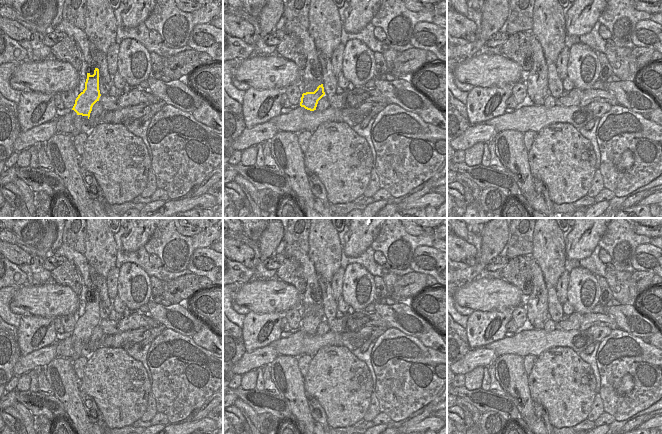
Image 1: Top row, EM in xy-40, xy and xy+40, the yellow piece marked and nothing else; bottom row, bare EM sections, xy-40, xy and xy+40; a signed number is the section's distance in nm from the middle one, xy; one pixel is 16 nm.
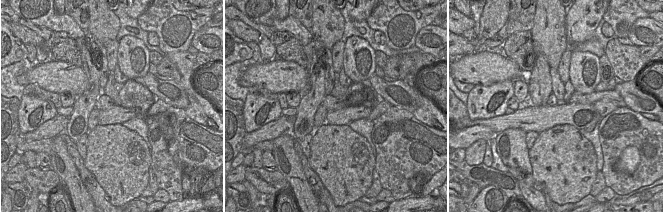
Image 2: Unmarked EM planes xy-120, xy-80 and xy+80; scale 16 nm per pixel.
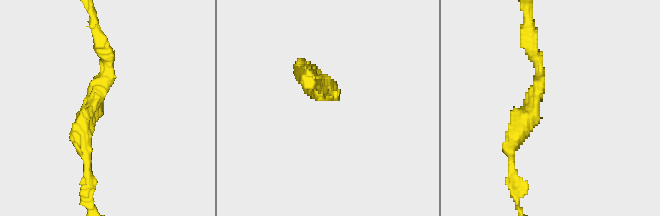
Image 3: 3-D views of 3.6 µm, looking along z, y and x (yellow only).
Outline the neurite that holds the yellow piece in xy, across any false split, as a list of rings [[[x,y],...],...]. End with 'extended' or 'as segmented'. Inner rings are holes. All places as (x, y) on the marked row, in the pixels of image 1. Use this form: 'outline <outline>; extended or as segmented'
outline [[[323,84],[319,85],[314,92],[302,94],[300,106],[307,110],[316,110],[318,101],[325,95]]]; as segmented

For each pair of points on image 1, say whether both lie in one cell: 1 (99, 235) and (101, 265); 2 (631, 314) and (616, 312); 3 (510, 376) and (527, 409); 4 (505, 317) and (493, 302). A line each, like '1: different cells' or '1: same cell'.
1: same cell
2: same cell
3: same cell
4: different cells

